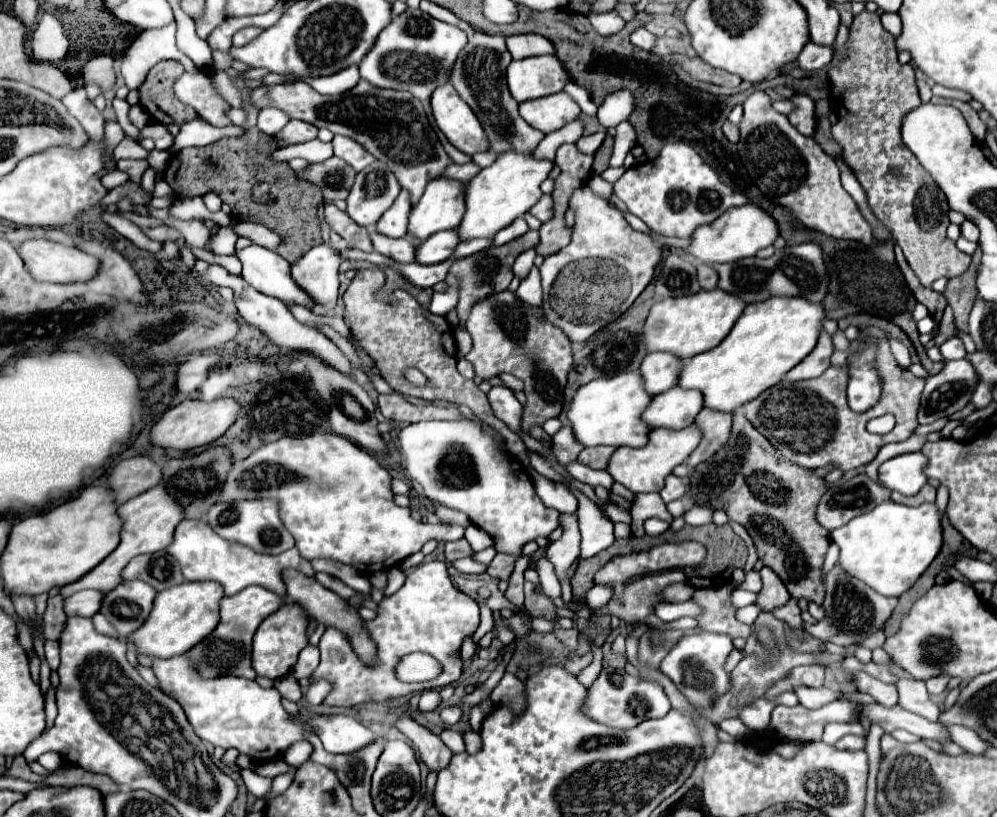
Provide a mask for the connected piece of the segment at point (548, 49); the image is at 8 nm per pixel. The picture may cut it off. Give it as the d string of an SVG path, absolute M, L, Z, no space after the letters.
M519 34L519 36L507 36L507 50L515 60L529 58L529 56L541 56L541 54L553 54L551 42L547 38L537 34Z

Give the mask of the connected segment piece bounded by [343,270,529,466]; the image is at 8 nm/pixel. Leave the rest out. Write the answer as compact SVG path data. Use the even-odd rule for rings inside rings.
M359 270L357 276L351 280L347 292L343 294L345 300L345 324L349 330L359 338L367 354L377 360L377 366L383 374L383 378L403 394L411 394L417 398L425 400L449 400L455 404L465 404L473 410L477 418L493 426L497 432L505 436L507 448L513 458L517 458L523 466L529 466L527 454L525 454L525 444L523 440L511 432L499 418L495 418L487 394L479 390L479 386L473 380L463 378L457 372L457 348L455 348L455 336L449 326L449 322L443 316L433 316L429 310L421 308L421 304L405 290L397 288L395 298L397 304L383 304L375 298L375 292L385 284L385 274L381 270ZM407 368L417 368L419 372L425 374L427 384L425 386L413 386L405 380L405 370Z

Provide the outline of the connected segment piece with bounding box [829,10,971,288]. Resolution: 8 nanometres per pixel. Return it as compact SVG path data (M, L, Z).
M863 10L855 16L851 28L849 28L849 56L847 60L829 70L829 84L831 84L831 110L839 116L837 124L831 126L831 134L835 142L843 150L845 164L853 170L855 178L863 186L867 194L867 204L875 218L891 230L891 242L901 246L909 266L919 276L923 286L931 286L937 278L955 278L963 274L969 264L971 256L963 254L953 240L947 238L947 226L949 222L949 204L943 194L943 190L937 186L937 182L931 178L931 174L919 164L915 154L903 144L901 140L901 122L905 114L917 106L921 106L921 98L915 86L915 68L911 64L899 64L897 60L897 48L895 48L895 36L889 34L881 26L881 18L877 12Z

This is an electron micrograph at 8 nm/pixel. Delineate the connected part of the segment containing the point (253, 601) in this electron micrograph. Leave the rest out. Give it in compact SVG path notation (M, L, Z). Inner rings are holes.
M247 586L235 596L227 596L221 602L221 622L211 636L207 636L201 644L189 650L189 658L197 664L197 670L203 676L219 676L219 674L241 674L245 678L255 680L257 674L251 668L251 640L257 626L273 612L277 612L285 600L279 594L263 586Z

